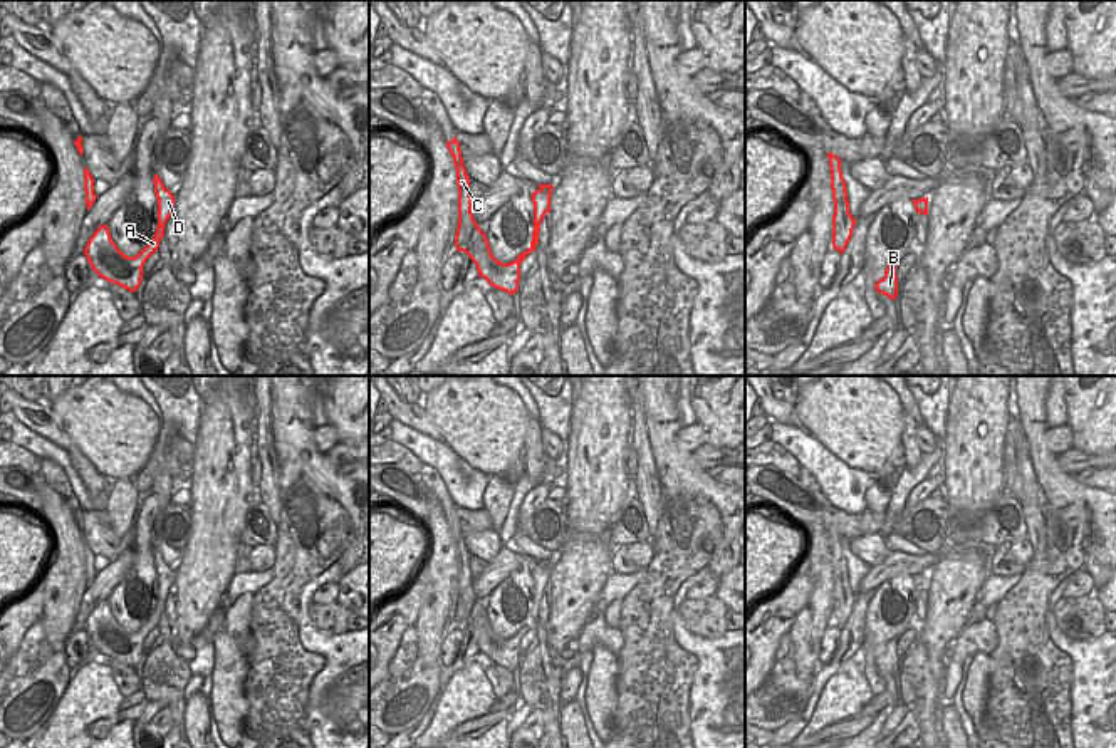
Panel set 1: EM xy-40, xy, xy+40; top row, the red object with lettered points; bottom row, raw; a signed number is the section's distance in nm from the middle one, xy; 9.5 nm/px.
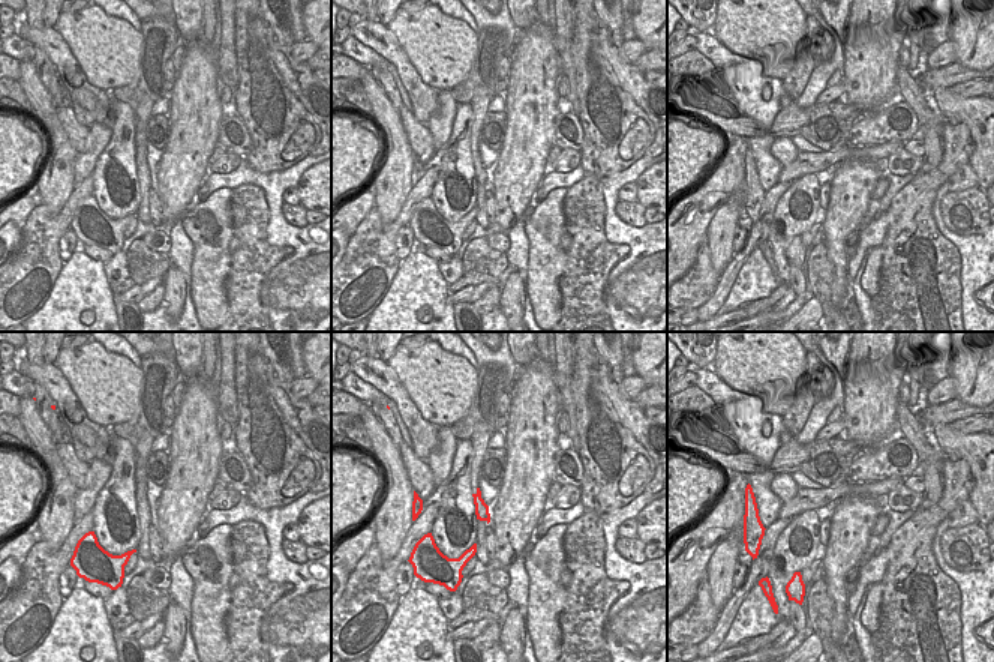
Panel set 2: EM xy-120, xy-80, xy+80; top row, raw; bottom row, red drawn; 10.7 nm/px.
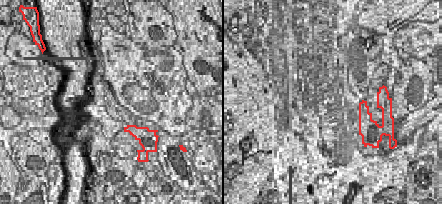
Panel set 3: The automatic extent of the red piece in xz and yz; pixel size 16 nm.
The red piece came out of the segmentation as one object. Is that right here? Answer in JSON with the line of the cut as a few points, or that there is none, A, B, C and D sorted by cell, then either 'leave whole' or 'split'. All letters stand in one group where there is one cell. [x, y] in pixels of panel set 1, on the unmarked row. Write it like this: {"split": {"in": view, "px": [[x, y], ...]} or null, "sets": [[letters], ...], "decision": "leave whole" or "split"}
{"split": {"in": "xy", "px": [[477, 601], [462, 626]]}, "sets": [["A", "B", "D"], ["C"]], "decision": "split"}

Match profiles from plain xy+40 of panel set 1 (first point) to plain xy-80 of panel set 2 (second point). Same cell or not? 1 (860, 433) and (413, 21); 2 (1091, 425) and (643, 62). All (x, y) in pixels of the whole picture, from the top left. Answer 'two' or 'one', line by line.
1: one
2: two

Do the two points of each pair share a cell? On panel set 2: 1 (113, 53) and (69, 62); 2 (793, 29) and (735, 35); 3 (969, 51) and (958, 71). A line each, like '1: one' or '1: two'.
1: two
2: one
3: two

